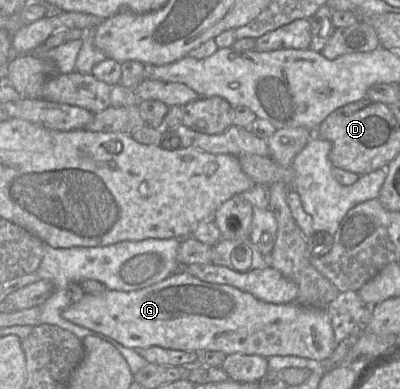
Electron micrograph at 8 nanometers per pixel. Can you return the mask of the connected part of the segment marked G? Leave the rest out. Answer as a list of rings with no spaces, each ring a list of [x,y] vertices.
[[[176,271],[163,281],[136,291],[106,289],[100,294],[85,294],[77,303],[70,304],[62,317],[67,321],[102,333],[130,349],[158,346],[187,352],[221,351],[226,355],[297,356],[315,361],[327,359],[336,348],[330,316],[324,308],[308,308],[295,302],[271,304],[250,293],[226,284],[202,281],[186,271]]]

